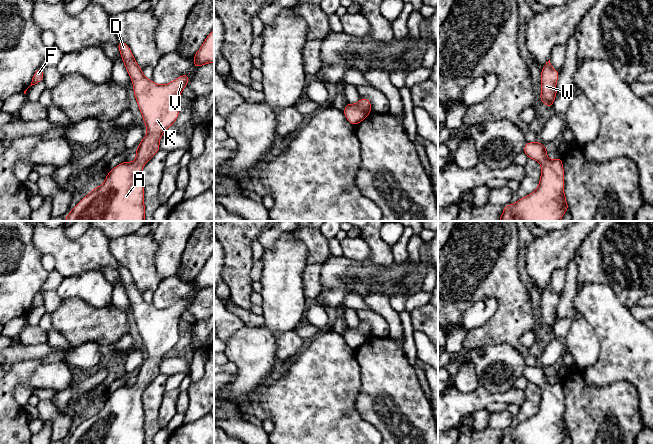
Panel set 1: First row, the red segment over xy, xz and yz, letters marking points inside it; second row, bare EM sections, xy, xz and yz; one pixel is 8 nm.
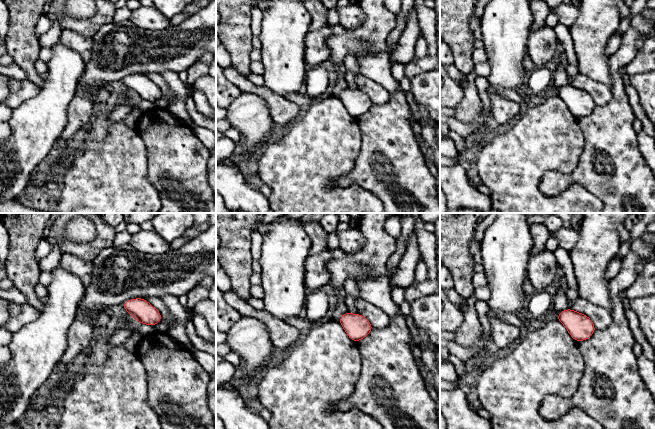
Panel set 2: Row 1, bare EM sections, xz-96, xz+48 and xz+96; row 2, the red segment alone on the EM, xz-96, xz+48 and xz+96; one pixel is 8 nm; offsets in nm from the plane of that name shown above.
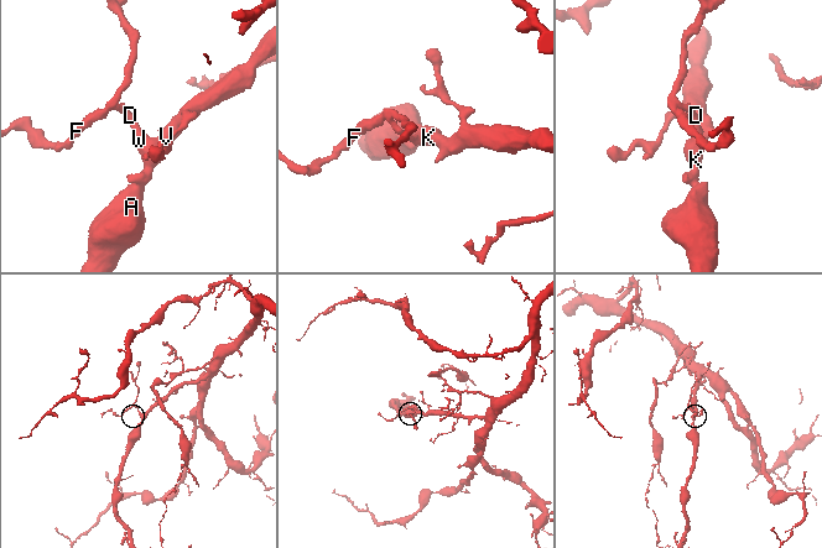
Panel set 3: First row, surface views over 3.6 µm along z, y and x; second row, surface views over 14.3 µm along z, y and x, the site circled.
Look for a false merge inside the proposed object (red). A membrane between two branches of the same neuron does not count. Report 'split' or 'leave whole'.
leave whole

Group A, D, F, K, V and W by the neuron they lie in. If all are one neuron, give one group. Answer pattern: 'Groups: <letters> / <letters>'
Groups: A D F K V W

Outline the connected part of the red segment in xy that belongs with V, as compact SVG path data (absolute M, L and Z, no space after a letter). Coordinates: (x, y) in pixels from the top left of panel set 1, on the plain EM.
M120 264L116 270L132 304L147 359L134 375L136 384L111 393L104 407L80 424L65 444L145 444L143 390L160 374L162 358L178 342L179 321L190 303L185 298L165 309L156 308L143 299L126 267Z

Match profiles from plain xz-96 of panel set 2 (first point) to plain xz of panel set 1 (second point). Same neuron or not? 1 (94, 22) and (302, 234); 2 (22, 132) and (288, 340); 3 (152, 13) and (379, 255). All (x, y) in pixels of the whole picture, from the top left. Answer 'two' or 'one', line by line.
1: one
2: two
3: two

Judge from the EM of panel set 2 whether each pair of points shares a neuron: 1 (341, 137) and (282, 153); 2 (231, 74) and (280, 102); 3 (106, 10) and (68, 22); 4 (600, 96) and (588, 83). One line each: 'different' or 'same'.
1: same
2: same
3: same
4: same

